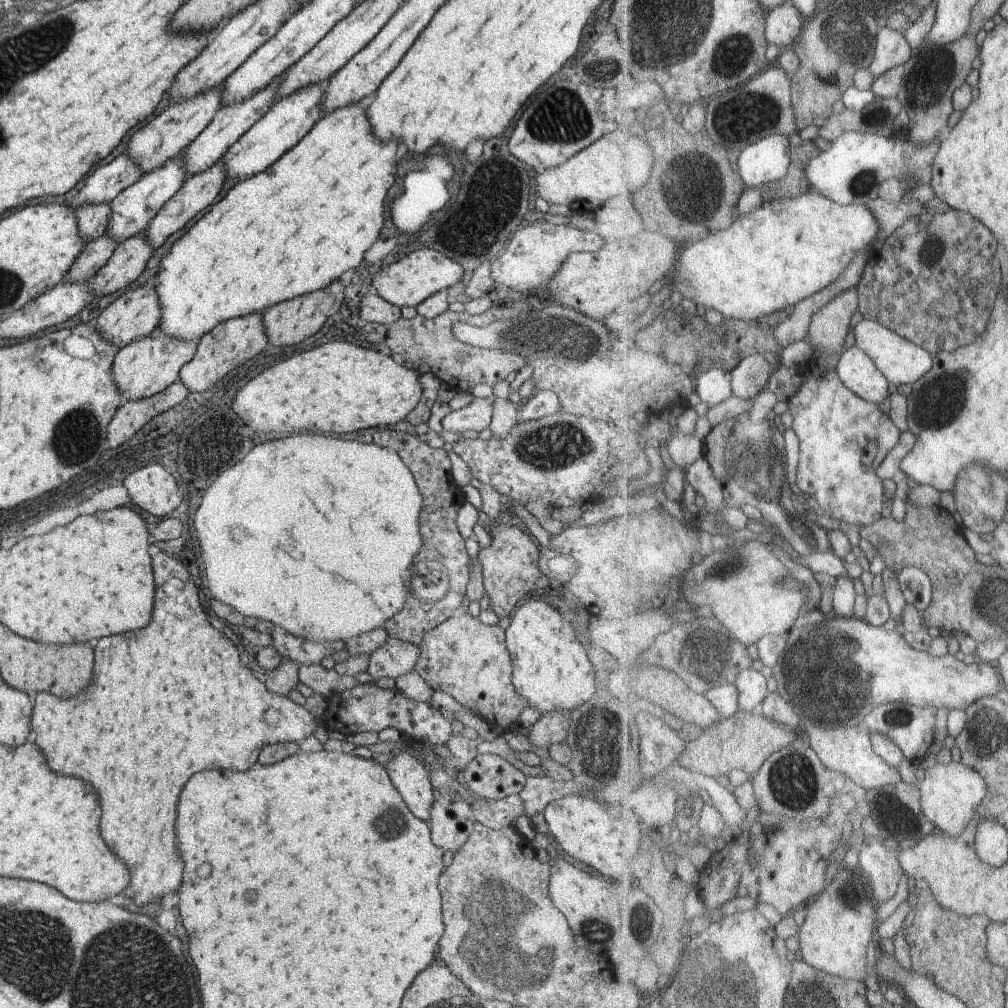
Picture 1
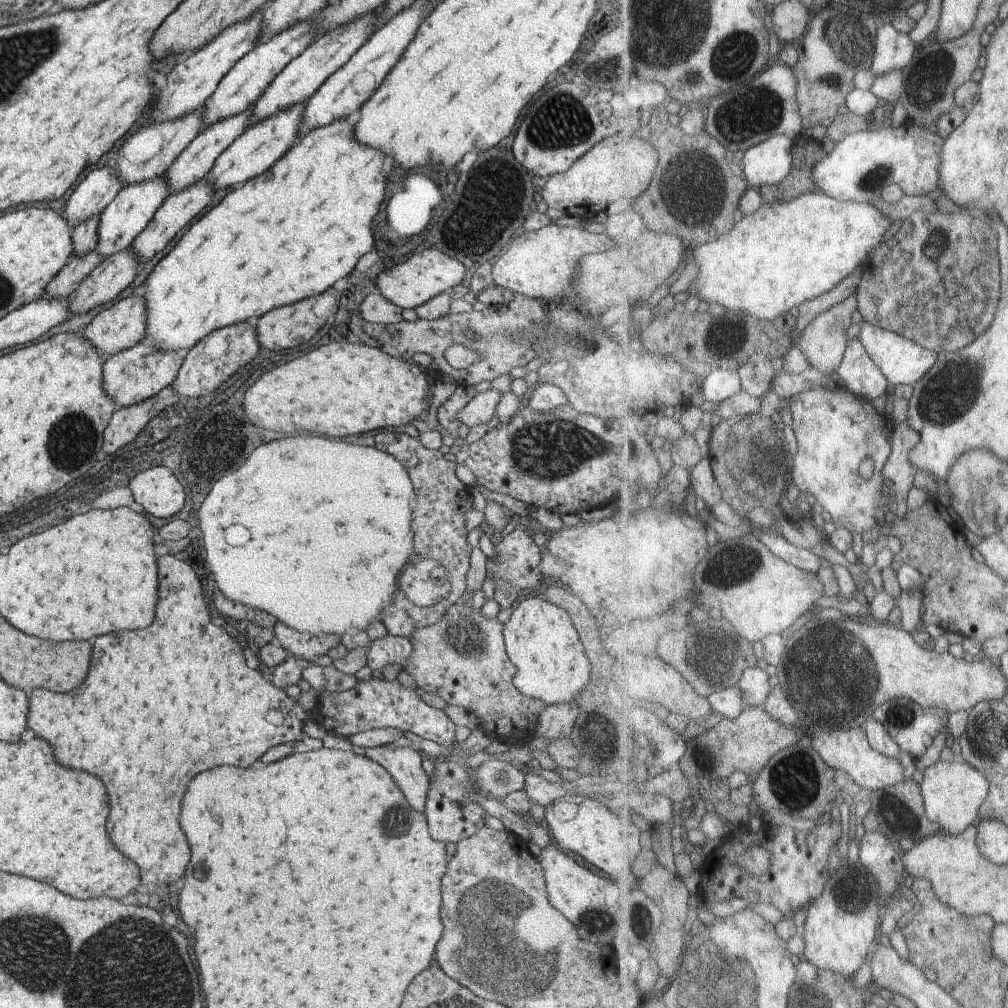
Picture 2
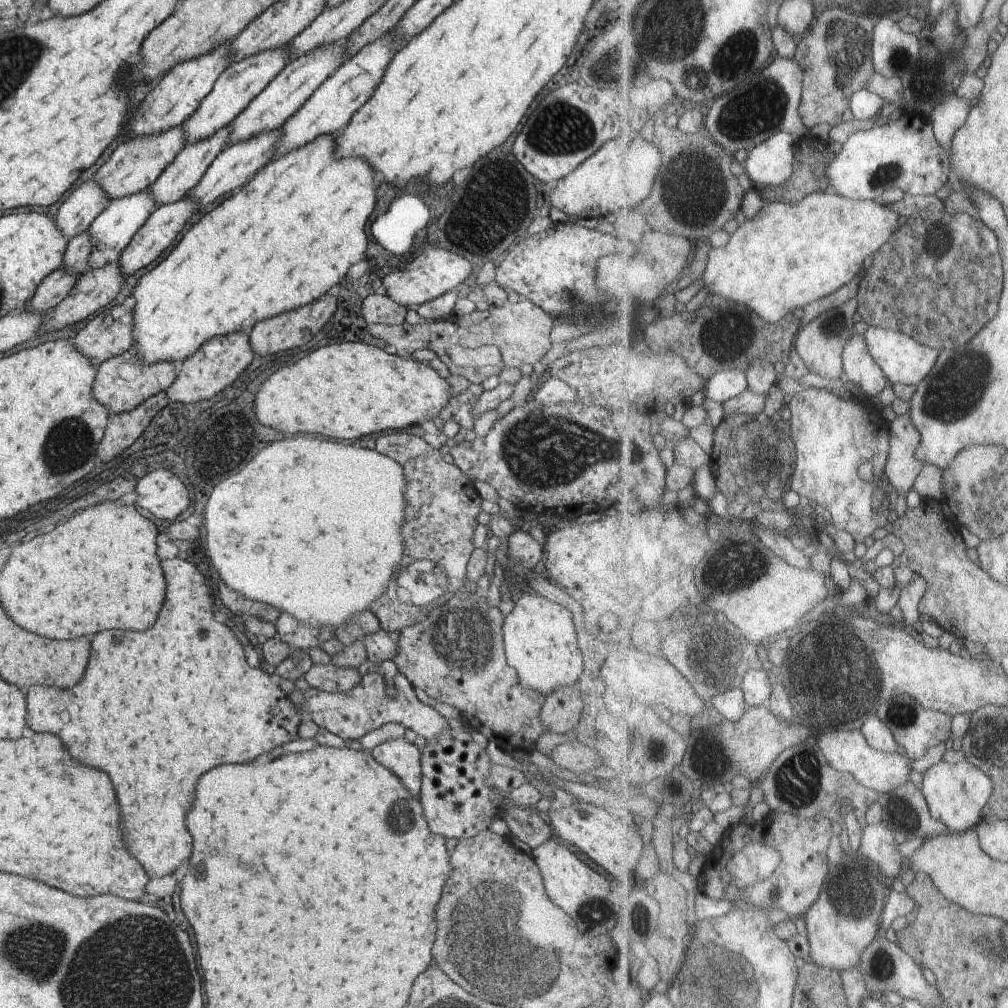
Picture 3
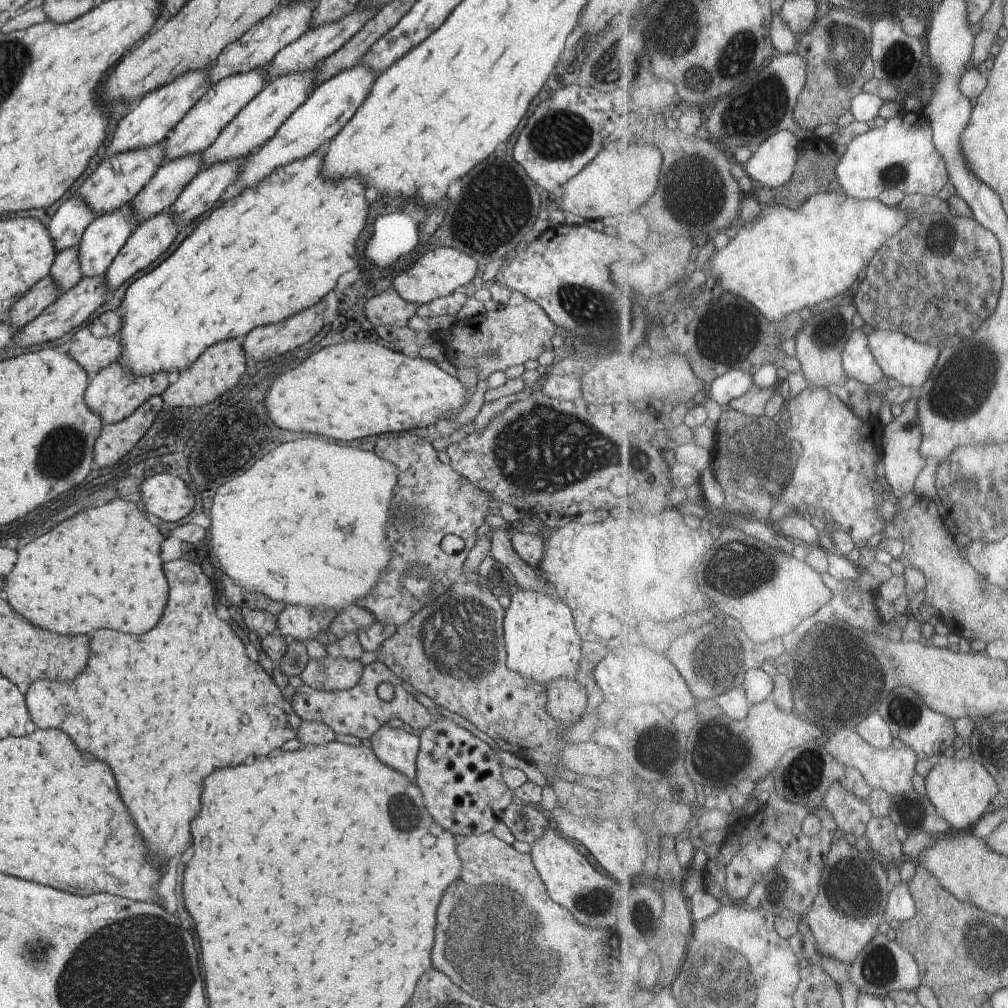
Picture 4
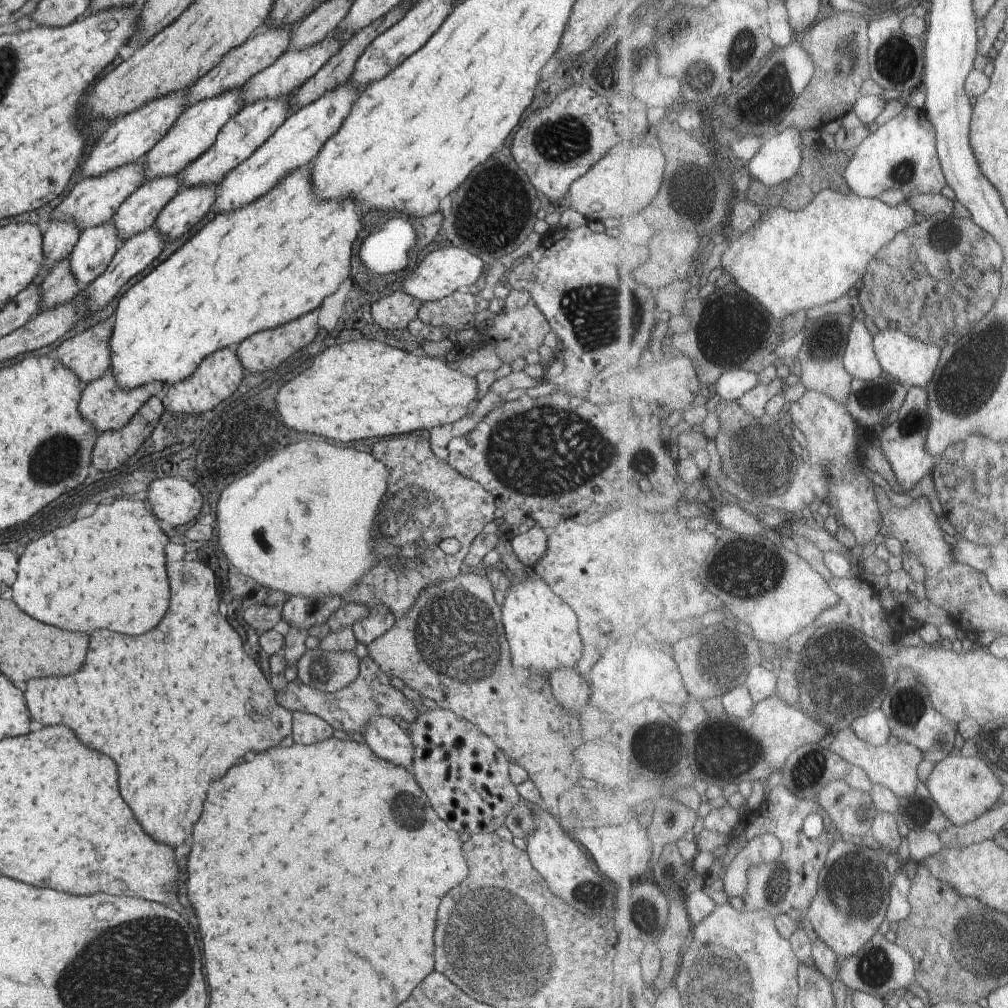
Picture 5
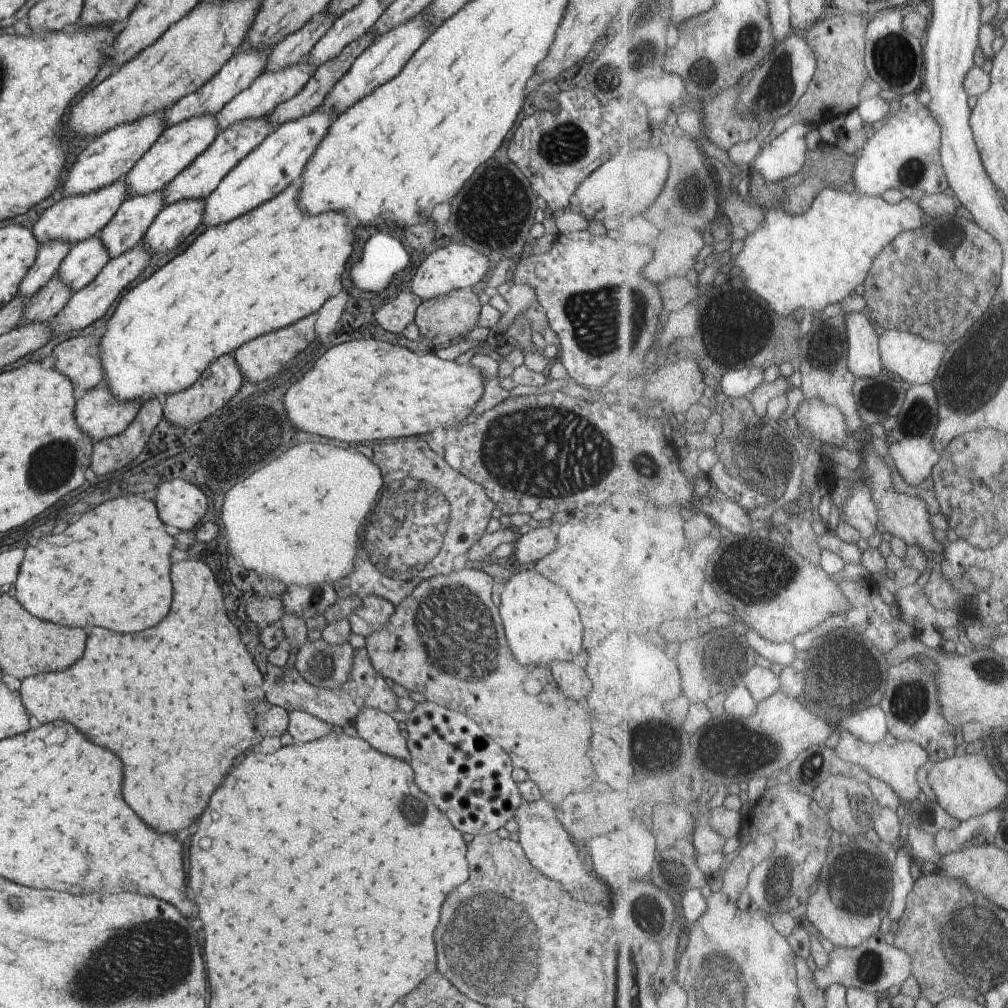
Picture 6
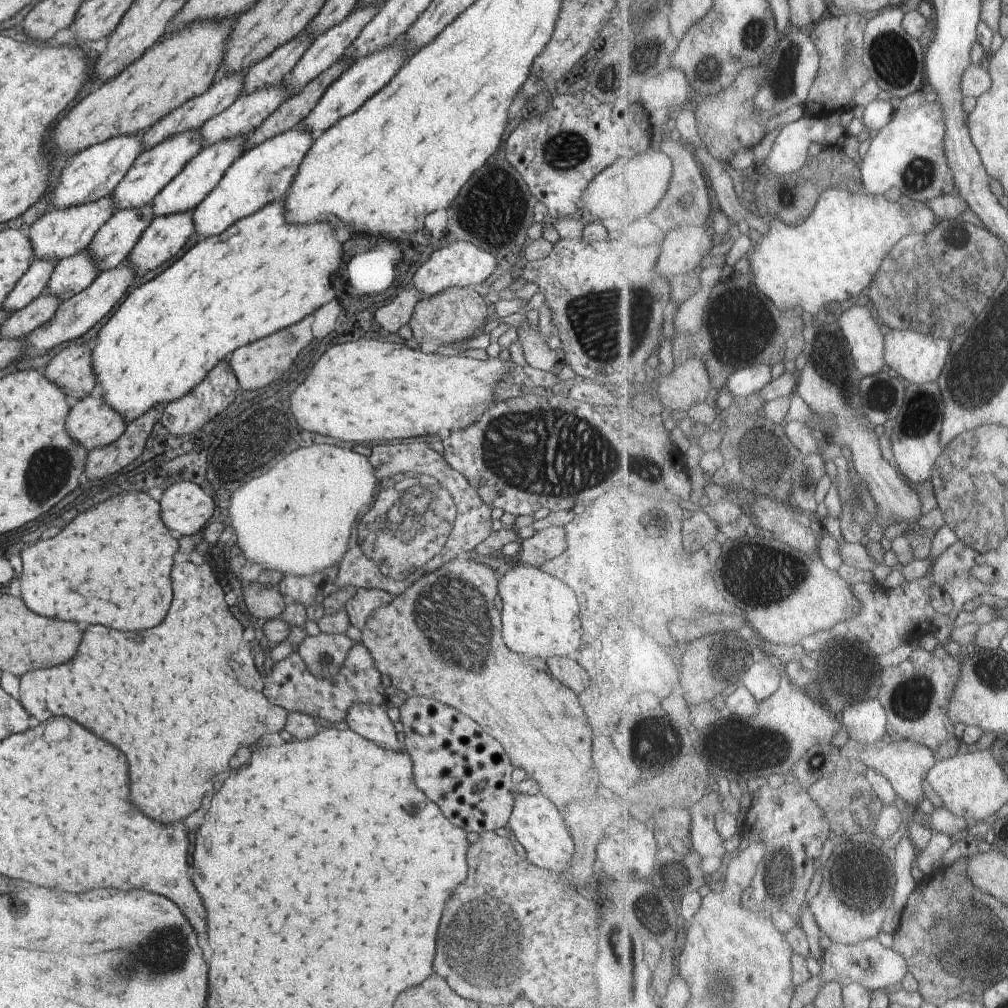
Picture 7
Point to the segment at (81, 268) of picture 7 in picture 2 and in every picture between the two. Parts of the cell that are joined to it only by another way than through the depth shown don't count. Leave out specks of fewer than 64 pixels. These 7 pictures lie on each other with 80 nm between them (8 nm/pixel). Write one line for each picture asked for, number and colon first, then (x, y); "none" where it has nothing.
2: (125, 216)
3: (111, 230)
4: (104, 237)
5: (94, 248)
6: (84, 260)

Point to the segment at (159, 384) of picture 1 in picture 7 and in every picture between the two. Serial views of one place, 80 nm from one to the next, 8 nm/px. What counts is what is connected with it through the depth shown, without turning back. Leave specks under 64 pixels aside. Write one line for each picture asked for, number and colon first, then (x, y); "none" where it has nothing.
2: (131, 375)
3: (121, 383)
4: (112, 393)
5: (102, 404)
6: (97, 413)
7: (92, 424)

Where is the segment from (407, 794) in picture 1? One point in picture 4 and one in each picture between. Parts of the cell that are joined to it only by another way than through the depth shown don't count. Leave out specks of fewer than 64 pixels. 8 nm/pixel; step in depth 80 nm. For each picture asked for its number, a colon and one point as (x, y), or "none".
2: (403, 764)
3: (401, 757)
4: (392, 746)

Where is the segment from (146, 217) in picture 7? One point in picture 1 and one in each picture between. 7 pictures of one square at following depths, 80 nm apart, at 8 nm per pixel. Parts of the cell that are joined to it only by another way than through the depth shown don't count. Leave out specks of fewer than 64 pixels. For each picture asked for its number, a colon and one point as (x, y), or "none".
1: (228, 123)
2: (193, 163)
3: (188, 164)
4: (172, 176)
5: (136, 213)
6: (126, 227)

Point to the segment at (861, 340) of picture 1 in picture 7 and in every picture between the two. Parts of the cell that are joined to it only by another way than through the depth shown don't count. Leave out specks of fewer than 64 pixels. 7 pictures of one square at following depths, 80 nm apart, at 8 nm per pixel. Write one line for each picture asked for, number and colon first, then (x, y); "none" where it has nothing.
2: (904, 362)
3: (906, 360)
4: (904, 358)
5: (912, 360)
6: (917, 360)
7: (919, 358)

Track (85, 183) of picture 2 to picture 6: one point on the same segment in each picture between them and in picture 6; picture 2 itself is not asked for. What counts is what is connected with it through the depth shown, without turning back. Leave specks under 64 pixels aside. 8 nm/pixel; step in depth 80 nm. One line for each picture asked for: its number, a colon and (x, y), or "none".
3: (74, 215)
4: (66, 227)
5: (58, 238)
6: (48, 257)

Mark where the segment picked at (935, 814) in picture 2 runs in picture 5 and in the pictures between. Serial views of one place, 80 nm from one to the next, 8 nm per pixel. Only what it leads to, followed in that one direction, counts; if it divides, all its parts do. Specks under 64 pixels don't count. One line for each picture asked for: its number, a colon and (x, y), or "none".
3: (958, 793)
4: (964, 790)
5: (966, 787)

